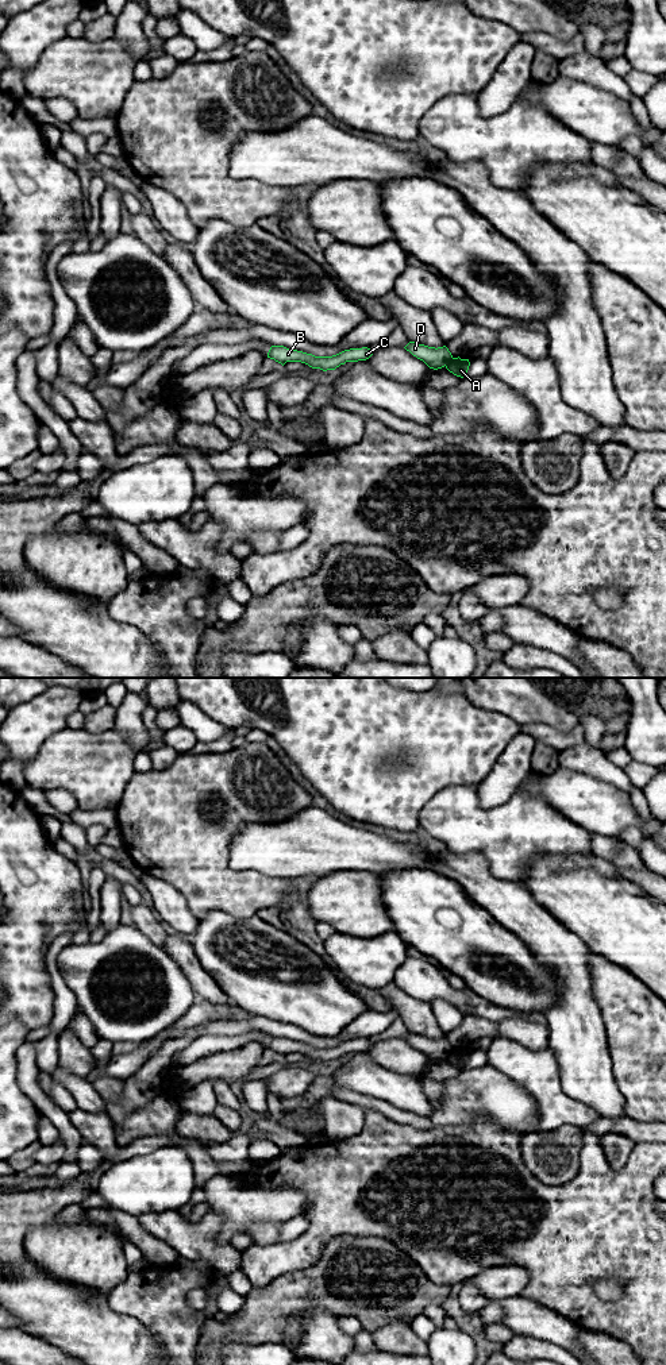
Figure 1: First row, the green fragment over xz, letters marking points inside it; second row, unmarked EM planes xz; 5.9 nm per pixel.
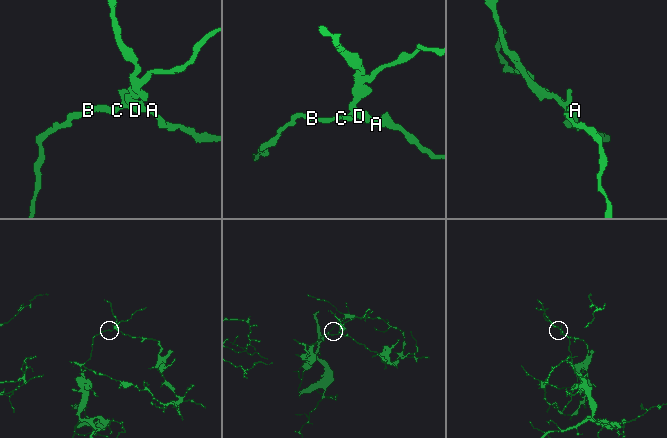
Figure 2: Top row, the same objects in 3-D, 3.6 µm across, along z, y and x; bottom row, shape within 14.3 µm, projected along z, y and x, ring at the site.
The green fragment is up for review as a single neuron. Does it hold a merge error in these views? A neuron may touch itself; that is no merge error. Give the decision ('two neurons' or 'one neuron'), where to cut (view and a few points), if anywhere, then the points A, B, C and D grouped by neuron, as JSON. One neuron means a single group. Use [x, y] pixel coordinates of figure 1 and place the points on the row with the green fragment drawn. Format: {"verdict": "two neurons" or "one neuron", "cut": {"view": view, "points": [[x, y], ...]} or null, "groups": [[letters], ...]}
{"verdict": "two neurons", "cut": {"view": "xz", "points": [[451, 357], [445, 365]]}, "groups": [["A"], ["B", "C", "D"]]}

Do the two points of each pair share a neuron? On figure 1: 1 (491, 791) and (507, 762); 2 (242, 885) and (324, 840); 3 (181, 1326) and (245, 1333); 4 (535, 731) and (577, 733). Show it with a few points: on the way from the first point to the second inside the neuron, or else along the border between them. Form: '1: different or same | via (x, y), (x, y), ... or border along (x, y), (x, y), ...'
1: same | via (497, 785), (505, 777), (507, 768)
2: different | border along (228, 866), (291, 879)
3: different | border along (211, 1318), (203, 1325), (195, 1350)
4: same | via (546, 733), (554, 737), (566, 737)

